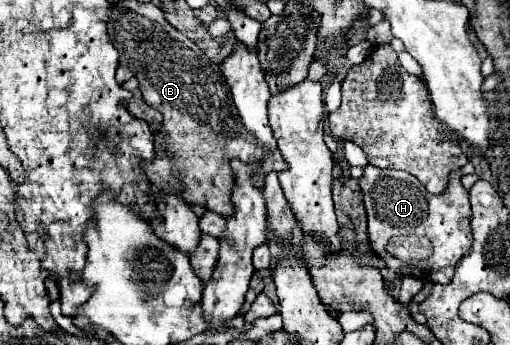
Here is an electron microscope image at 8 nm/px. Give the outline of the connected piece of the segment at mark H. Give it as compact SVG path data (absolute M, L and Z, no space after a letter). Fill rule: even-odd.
M368 165L360 179L360 189L364 193L364 205L368 211L368 237L372 249L384 259L384 263L402 275L414 275L422 281L448 283L454 275L456 263L472 247L470 233L470 203L468 191L460 183L462 171L452 171L450 185L442 195L430 195L424 185L406 171L376 169ZM394 235L424 235L432 241L432 257L418 265L418 271L404 271L410 265L404 265L396 257L388 257L384 245Z

